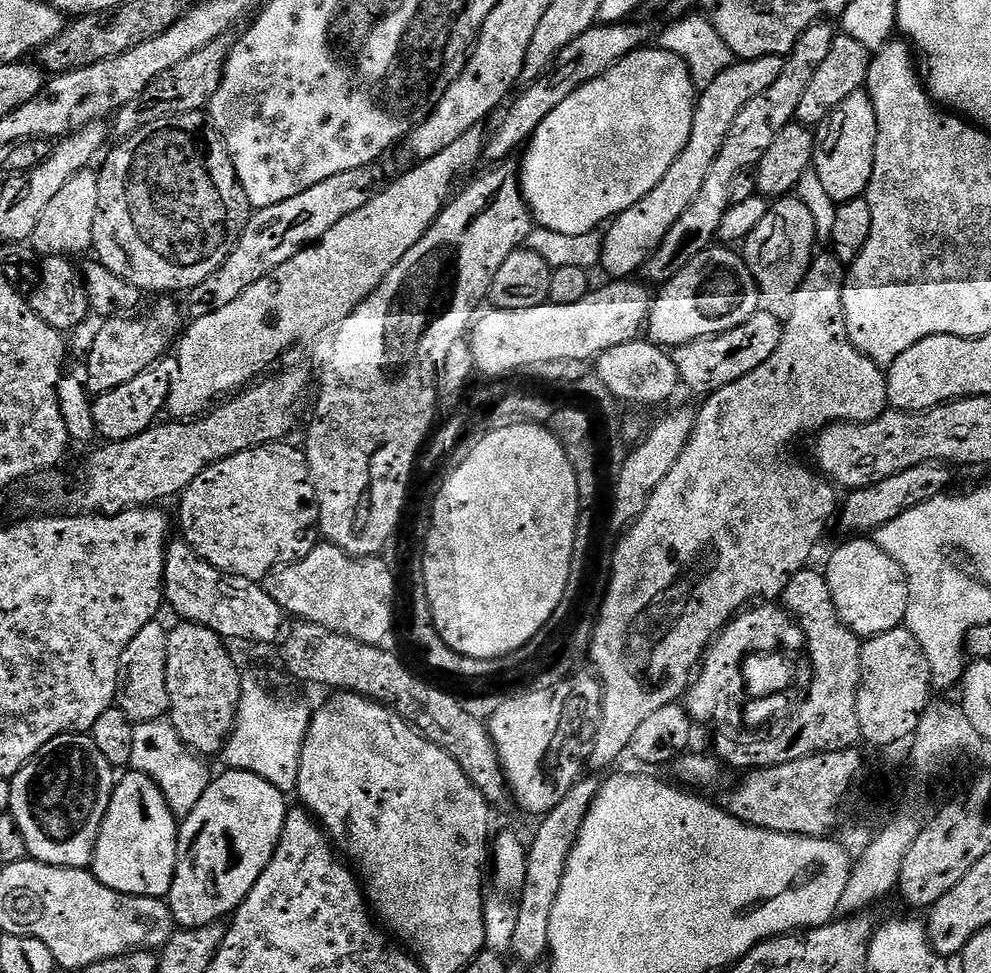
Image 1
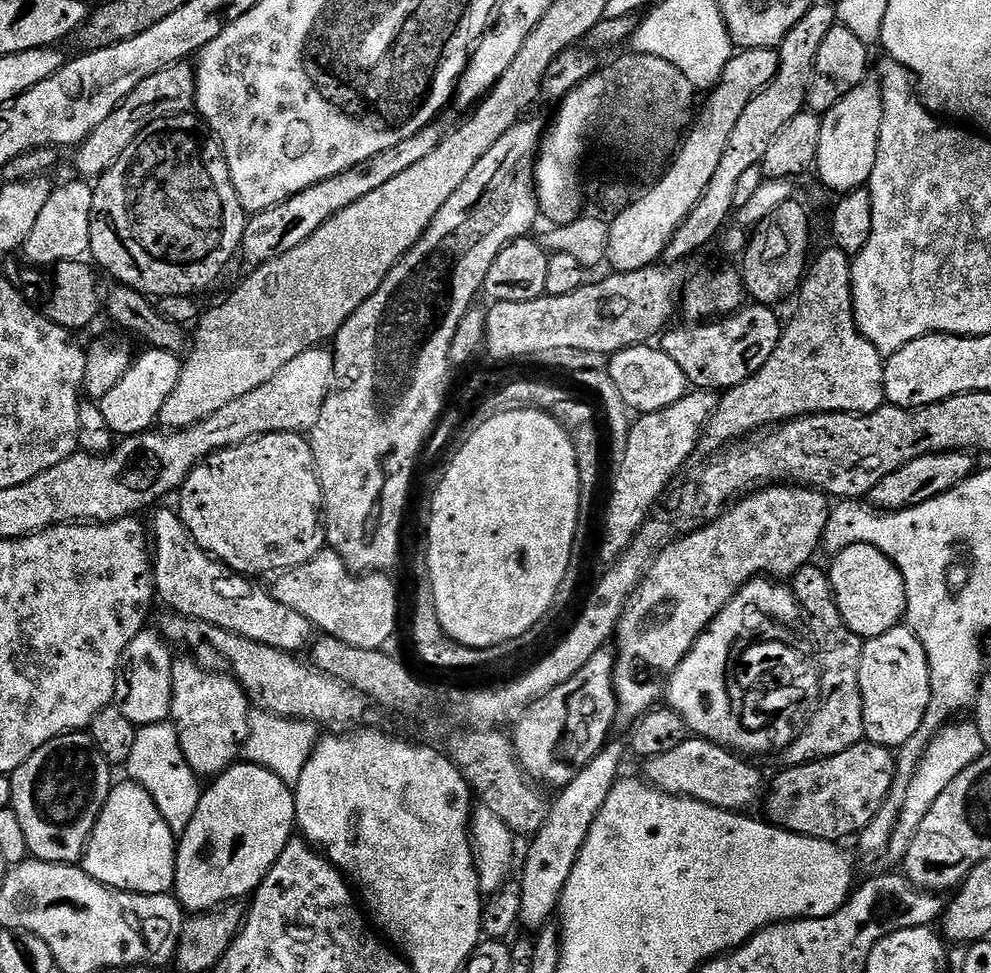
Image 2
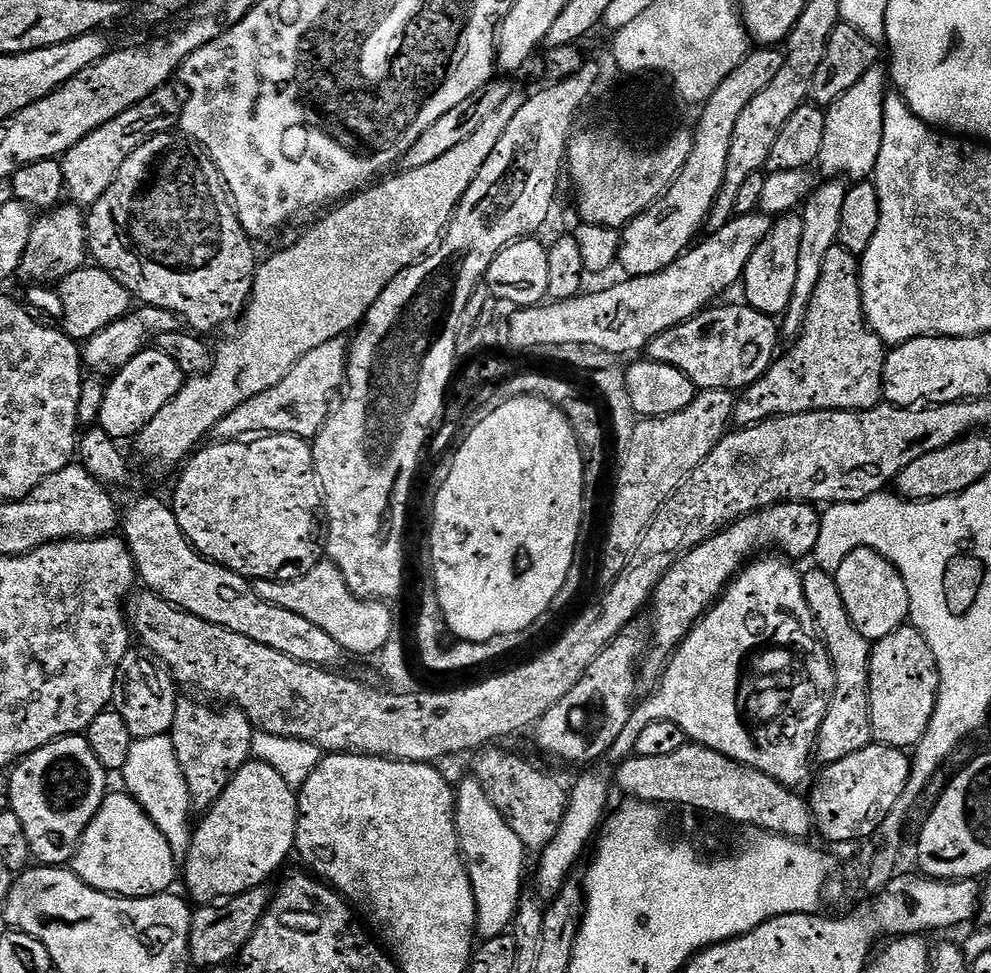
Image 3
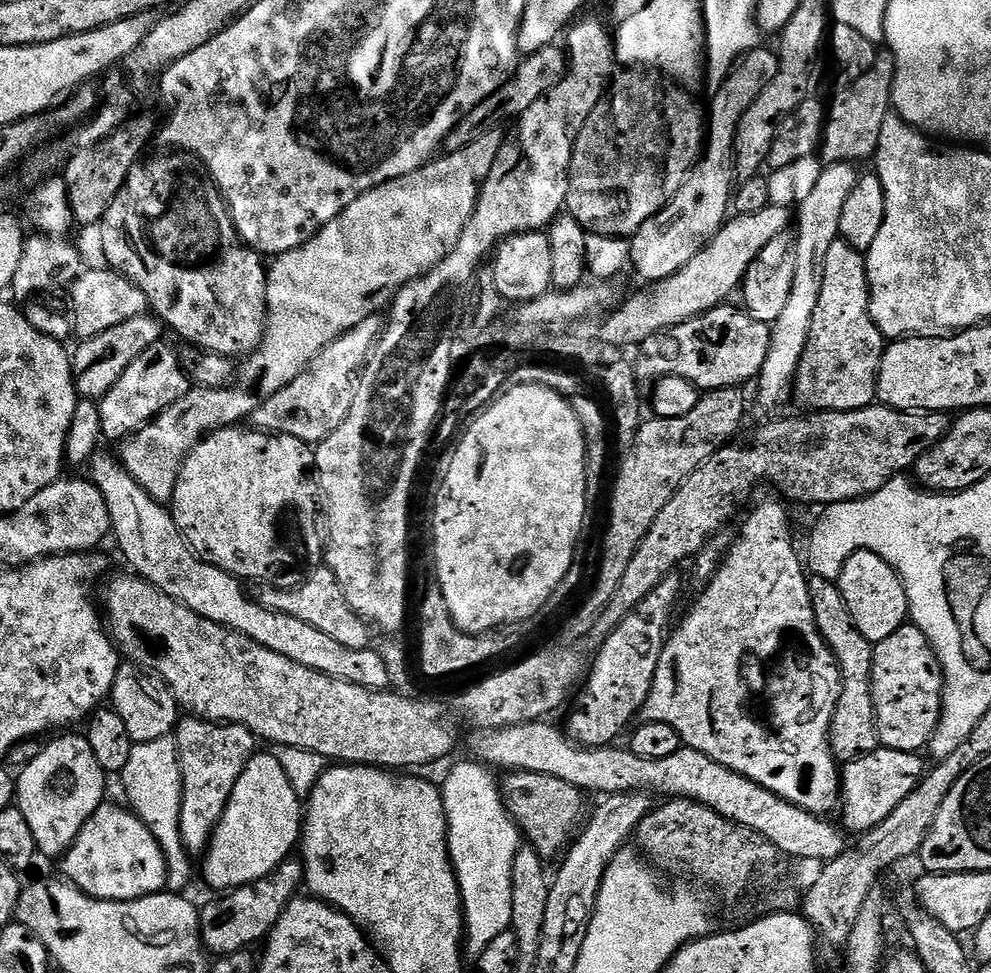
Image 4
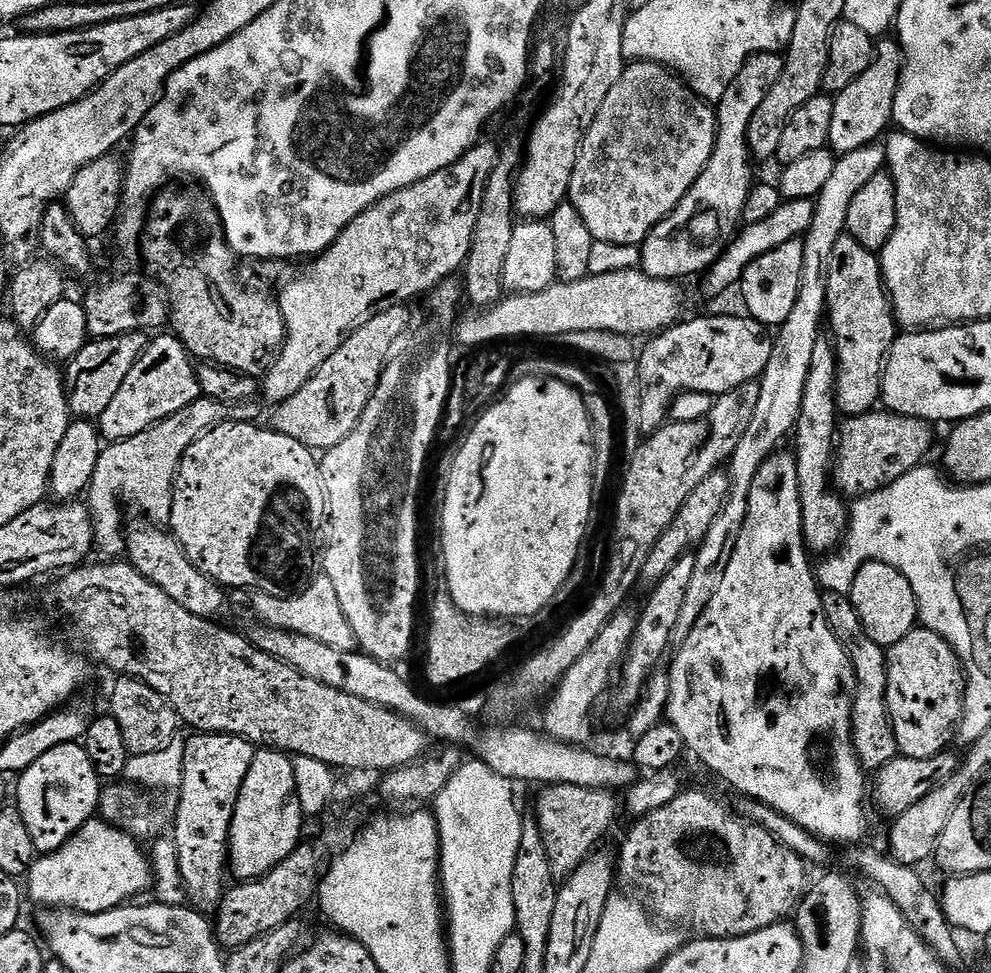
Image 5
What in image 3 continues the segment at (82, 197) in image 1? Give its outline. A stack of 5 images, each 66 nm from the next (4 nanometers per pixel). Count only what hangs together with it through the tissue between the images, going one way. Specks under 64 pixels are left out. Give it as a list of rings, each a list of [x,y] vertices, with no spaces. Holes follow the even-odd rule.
[[[72,202],[61,203],[41,216],[44,217],[41,220],[39,217],[30,230],[30,242],[26,242],[18,276],[19,279],[32,280],[28,282],[36,286],[56,286],[74,274],[74,270],[85,267],[90,256],[88,225],[85,213]]]

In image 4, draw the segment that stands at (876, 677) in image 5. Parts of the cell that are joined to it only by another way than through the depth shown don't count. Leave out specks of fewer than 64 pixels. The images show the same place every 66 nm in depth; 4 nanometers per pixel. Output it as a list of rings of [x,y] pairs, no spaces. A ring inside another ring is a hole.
[[[808,576],[810,602],[814,610],[814,618],[822,638],[828,643],[828,649],[834,654],[840,666],[842,683],[838,706],[834,710],[830,739],[832,753],[837,761],[857,760],[881,747],[880,735],[876,729],[876,711],[872,697],[872,645],[862,638],[862,630],[854,626],[854,618],[850,618],[850,610],[846,610],[846,598],[842,598],[840,586],[836,580],[827,580],[821,576]]]

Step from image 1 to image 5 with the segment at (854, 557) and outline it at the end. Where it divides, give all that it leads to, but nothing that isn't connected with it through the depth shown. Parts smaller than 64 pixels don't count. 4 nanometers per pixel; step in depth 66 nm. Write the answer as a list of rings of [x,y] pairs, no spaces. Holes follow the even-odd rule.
[[[870,560],[857,568],[856,576],[852,580],[850,599],[866,634],[870,634],[870,638],[878,642],[880,648],[893,648],[917,627],[916,599],[910,582],[906,582],[906,578],[897,568],[880,560]]]

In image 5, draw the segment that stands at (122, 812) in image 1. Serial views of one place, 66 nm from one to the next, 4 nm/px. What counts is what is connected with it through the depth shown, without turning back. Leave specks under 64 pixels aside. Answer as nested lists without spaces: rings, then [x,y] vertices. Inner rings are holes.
[[[93,818],[80,827],[58,850],[33,859],[26,873],[26,892],[49,909],[70,908],[77,912],[105,912],[127,905],[139,892],[149,891],[152,861],[139,848],[137,837],[123,832],[103,818]]]

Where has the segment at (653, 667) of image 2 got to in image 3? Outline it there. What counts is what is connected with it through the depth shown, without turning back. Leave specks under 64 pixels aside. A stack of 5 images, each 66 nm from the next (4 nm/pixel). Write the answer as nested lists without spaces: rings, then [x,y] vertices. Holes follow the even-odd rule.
[[[781,502],[771,508],[763,508],[761,512],[753,512],[751,516],[743,516],[729,528],[723,528],[717,536],[711,536],[706,542],[687,552],[664,575],[662,582],[652,593],[650,640],[654,648],[656,644],[660,652],[675,652],[696,622],[704,617],[705,612],[720,599],[725,588],[736,579],[737,572],[757,554],[775,550],[788,558],[811,557],[816,551],[820,518],[821,513],[811,504]]]

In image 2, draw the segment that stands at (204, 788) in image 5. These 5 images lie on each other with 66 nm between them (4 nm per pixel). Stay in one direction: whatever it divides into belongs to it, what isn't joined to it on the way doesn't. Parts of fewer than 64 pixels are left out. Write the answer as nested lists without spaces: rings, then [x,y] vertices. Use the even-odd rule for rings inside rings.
[[[177,657],[173,661],[170,720],[176,726],[178,742],[182,746],[182,754],[186,758],[186,762],[190,762],[190,770],[194,770],[194,774],[201,778],[221,776],[227,768],[231,768],[233,764],[237,763],[241,759],[250,735],[250,729],[248,729],[248,708],[250,709],[248,694],[237,682],[235,676],[227,671],[224,672],[204,670],[190,658]]]

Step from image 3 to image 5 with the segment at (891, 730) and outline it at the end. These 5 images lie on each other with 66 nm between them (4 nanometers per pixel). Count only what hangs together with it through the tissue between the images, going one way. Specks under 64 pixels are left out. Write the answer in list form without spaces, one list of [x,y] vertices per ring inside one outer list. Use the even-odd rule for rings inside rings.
[[[917,626],[910,634],[906,634],[893,648],[887,649],[888,658],[888,720],[892,724],[892,733],[896,739],[899,755],[925,760],[945,751],[944,739],[953,735],[962,715],[964,705],[964,681],[960,659],[946,641],[928,628]]]

